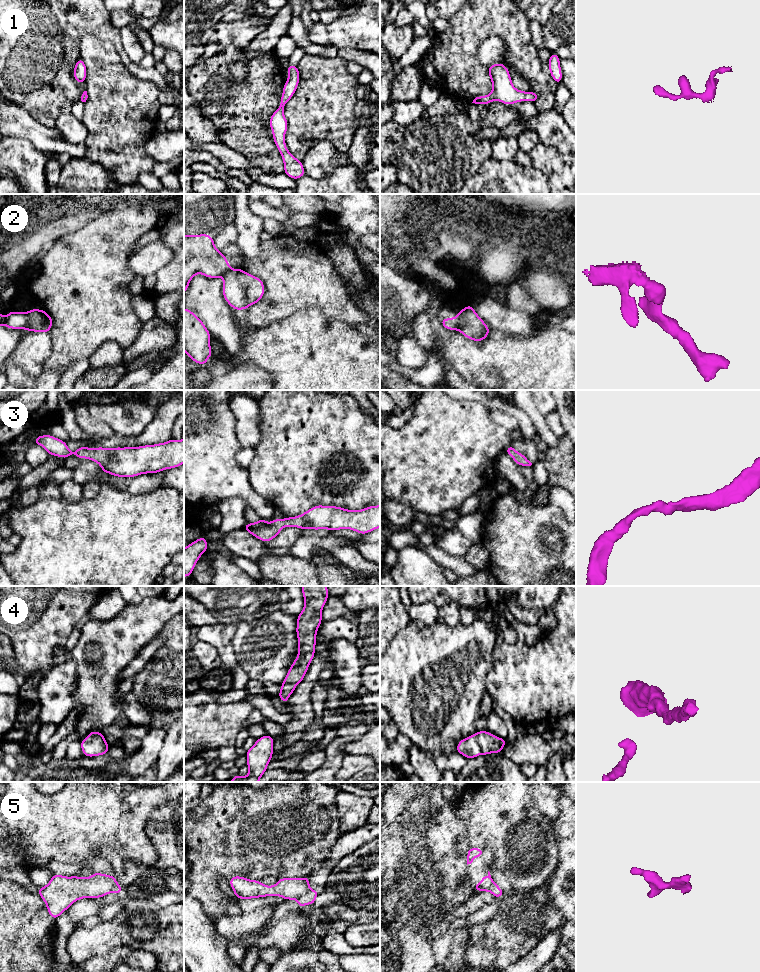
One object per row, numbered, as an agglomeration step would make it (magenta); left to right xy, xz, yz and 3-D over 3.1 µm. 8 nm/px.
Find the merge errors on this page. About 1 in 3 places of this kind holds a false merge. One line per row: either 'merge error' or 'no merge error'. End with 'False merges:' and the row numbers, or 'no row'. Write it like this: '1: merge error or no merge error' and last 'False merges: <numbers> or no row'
1: no merge error
2: merge error
3: no merge error
4: no merge error
5: merge error
False merges: 2, 5

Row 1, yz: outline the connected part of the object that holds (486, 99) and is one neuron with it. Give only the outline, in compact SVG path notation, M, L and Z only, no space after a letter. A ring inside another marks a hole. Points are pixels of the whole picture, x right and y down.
M503 63L491 65L487 72L492 82L492 91L489 95L476 97L472 103L485 105L497 100L503 104L512 105L520 101L535 103L538 100L537 93L533 91L524 92L513 86L508 68Z

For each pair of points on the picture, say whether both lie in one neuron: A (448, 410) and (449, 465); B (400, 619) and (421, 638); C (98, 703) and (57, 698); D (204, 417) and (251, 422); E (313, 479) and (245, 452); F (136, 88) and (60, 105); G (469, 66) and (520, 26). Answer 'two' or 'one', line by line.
A: one
B: two
C: two
D: two
E: two
F: two
G: one

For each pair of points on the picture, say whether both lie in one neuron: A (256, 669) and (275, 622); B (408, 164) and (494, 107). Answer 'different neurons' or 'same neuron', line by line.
A: same neuron
B: same neuron

